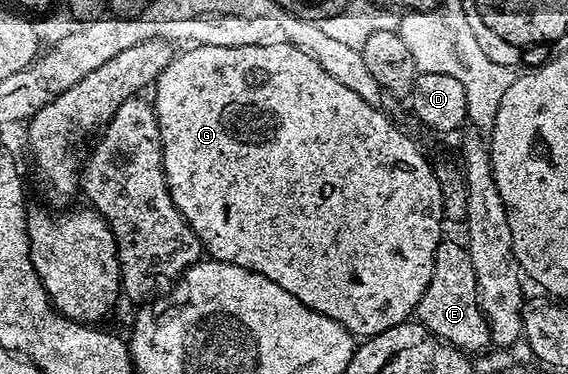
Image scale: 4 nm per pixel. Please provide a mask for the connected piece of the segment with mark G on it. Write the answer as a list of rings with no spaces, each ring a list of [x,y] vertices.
[[[192,45],[181,51],[184,52],[181,55],[179,52],[172,58],[170,65],[166,65],[166,69],[162,69],[162,73],[156,79],[154,84],[154,92],[156,91],[154,106],[158,129],[160,130],[162,145],[164,146],[164,172],[166,173],[166,181],[170,189],[170,197],[174,201],[174,205],[182,213],[182,217],[192,226],[194,233],[200,238],[203,250],[213,259],[233,263],[242,269],[250,269],[251,271],[262,273],[264,277],[270,277],[270,281],[274,281],[274,285],[282,285],[282,289],[286,289],[286,293],[298,297],[298,301],[305,303],[312,311],[317,311],[326,317],[335,319],[353,337],[377,335],[394,325],[405,322],[415,312],[416,306],[420,304],[420,298],[424,296],[426,289],[430,285],[432,274],[434,273],[436,250],[442,236],[445,234],[444,203],[446,203],[446,196],[442,193],[442,189],[438,185],[438,177],[434,177],[434,169],[428,164],[428,156],[424,154],[420,144],[403,129],[392,131],[391,122],[393,120],[389,116],[383,115],[381,111],[374,109],[370,105],[366,105],[366,101],[362,101],[358,97],[358,93],[346,89],[346,85],[336,83],[334,77],[330,77],[330,73],[326,73],[326,69],[322,69],[322,65],[318,65],[318,61],[314,61],[314,57],[302,53],[302,49],[298,49],[294,45],[238,45],[237,47],[223,47],[222,45],[201,47]]]

